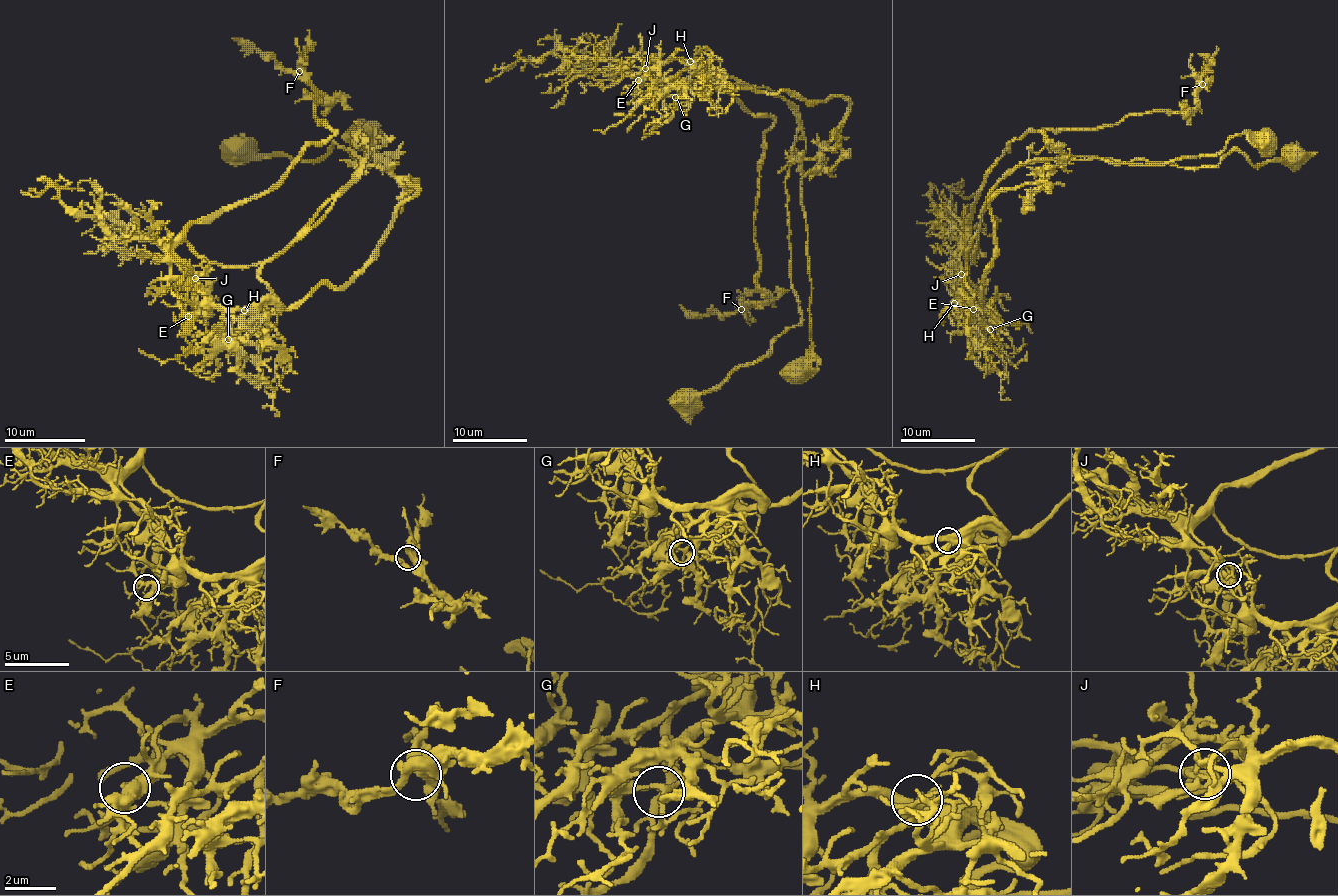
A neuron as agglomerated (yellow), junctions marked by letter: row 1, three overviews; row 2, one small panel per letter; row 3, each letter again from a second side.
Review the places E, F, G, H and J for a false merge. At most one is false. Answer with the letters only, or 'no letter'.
J

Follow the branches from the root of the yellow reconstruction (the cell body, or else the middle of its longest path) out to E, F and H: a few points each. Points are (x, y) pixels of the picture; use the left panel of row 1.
E: (242, 150), (319, 160), (338, 144), (366, 162), (348, 150), (356, 174), (261, 266), (277, 306), (188, 316)
F: (242, 150), (366, 162), (348, 150), (362, 166), (269, 260), (208, 264), (185, 231), (336, 132), (299, 71)
H: (242, 150), (319, 160), (338, 144), (366, 162), (348, 150), (356, 174), (261, 266), (277, 306), (244, 310)

